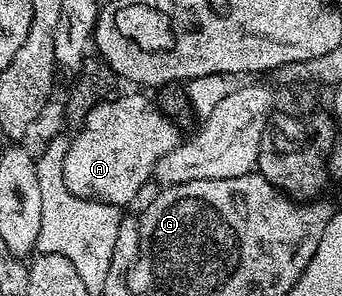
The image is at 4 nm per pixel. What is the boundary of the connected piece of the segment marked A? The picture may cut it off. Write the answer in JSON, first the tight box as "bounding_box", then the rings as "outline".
{"bounding_box":[63,94,183,208],"outline":[[[125,94],[101,102],[86,116],[84,128],[72,135],[63,162],[63,180],[77,197],[109,202],[120,208],[152,179],[153,169],[167,152],[177,148],[183,135],[170,115],[153,106],[141,94]]]}

